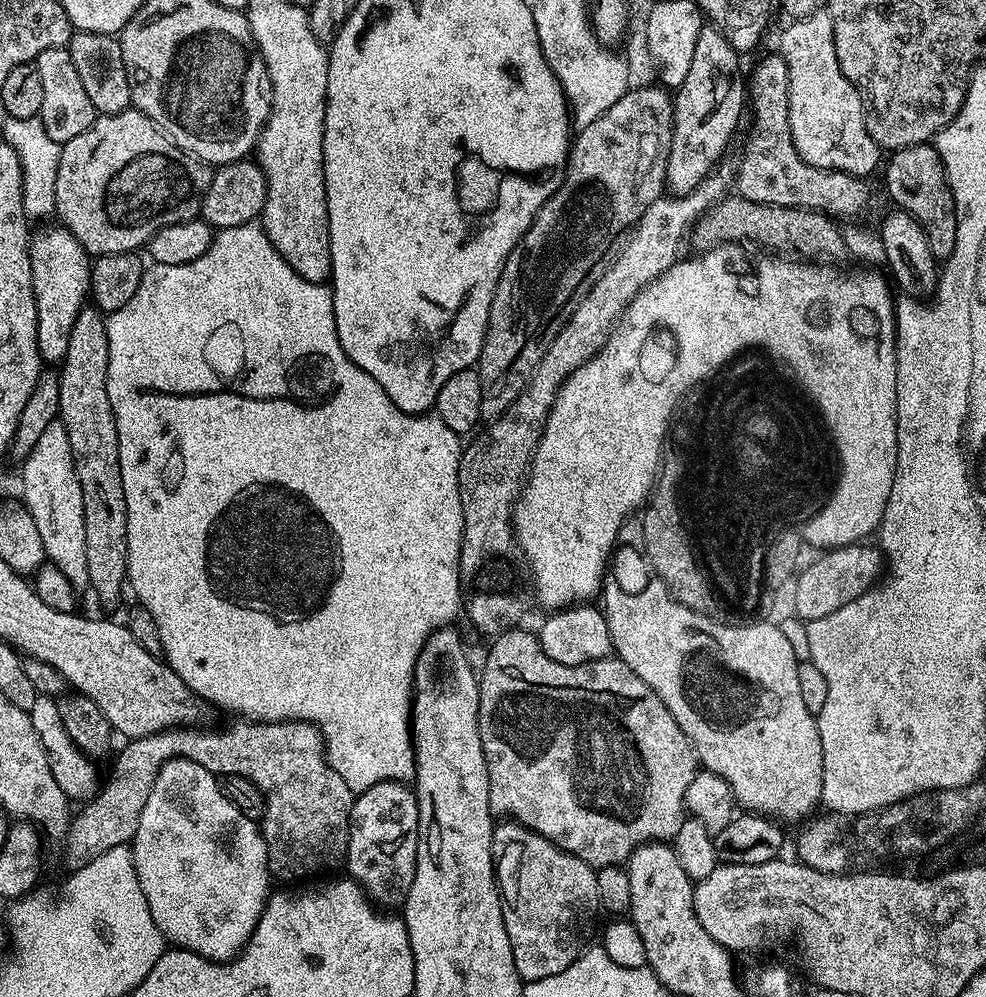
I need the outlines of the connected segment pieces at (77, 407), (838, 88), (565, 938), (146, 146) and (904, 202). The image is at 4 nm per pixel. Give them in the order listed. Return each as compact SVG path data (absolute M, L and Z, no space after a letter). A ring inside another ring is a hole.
M85 306L74 320L74 330L70 330L70 346L66 346L66 354L58 368L60 377L60 389L58 390L58 406L60 415L58 419L66 426L66 434L70 437L70 450L74 454L74 470L78 474L78 486L82 486L82 510L86 522L86 566L88 567L88 583L91 591L96 591L96 596L112 608L120 600L120 595L126 589L126 577L128 574L128 547L126 546L126 494L122 486L122 470L120 469L120 447L118 446L118 430L116 429L116 413L110 406L110 394L108 393L108 325L105 313L95 306Z
M821 10L801 20L793 20L787 26L789 28L780 36L778 54L786 62L788 71L788 117L793 146L801 158L815 168L871 177L871 172L881 167L882 152L868 133L864 121L866 109L858 90L842 74L842 66L838 66L838 54L834 50L834 22L830 14L827 10Z
M500 822L492 830L492 858L496 862L496 882L500 890L502 918L514 950L514 966L521 981L541 980L562 974L586 947L584 939L592 928L592 919L600 908L597 869L590 867L569 852L563 852L537 832L515 822Z
M129 110L113 116L97 115L90 130L82 130L78 138L63 141L58 162L55 215L60 216L59 223L78 238L89 257L111 252L136 252L167 224L194 220L201 215L200 207L212 181L212 173L211 167L194 162L193 157L165 136L146 114Z
M926 143L899 148L897 152L887 157L882 168L883 172L888 196L896 203L893 205L899 211L909 212L920 223L926 234L926 242L930 242L930 250L936 255L937 261L948 260L950 254L954 254L954 241L958 238L958 222L944 163L935 147L931 143Z

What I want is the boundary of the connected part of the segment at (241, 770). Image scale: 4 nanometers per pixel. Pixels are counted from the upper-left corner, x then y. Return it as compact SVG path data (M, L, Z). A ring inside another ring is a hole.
M243 718L235 721L229 728L220 728L217 732L211 732L208 728L200 728L201 726L181 726L171 729L167 732L156 732L154 734L156 740L168 740L168 744L172 744L172 753L176 758L185 760L196 760L203 768L210 770L212 775L217 778L225 776L241 776L250 782L254 782L258 786L258 790L264 796L266 811L262 817L262 831L264 833L264 841L268 843L268 871L273 877L276 876L280 880L288 880L284 882L304 882L309 878L316 878L319 872L328 872L331 868L336 868L345 863L348 854L348 819L352 813L352 801L354 794L350 790L350 786L346 786L346 782L342 782L342 774L338 774L338 770L334 770L328 765L326 749L324 747L324 736L316 729L315 724L305 724L303 720L281 720L279 722L249 722Z

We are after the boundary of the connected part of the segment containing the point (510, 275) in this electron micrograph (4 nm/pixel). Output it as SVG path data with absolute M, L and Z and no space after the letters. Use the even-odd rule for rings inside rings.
M663 86L655 87L629 87L628 93L622 98L618 98L618 102L614 102L614 106L610 106L610 110L606 110L601 116L594 118L594 122L590 122L590 126L581 128L575 133L574 139L570 144L568 165L564 167L564 174L559 186L554 190L552 197L537 210L534 222L528 227L526 234L518 242L518 246L514 246L514 250L506 258L506 266L502 270L502 274L498 278L498 286L494 290L494 298L490 306L490 318L486 326L486 334L484 335L478 361L478 371L480 381L482 382L481 421L491 422L498 419L519 398L524 387L530 382L530 378L534 374L538 362L542 362L542 354L546 354L546 350L552 345L554 338L562 330L564 323L572 317L574 310L578 310L582 298L586 298L586 294L590 294L590 290L598 282L598 278L602 278L602 274L607 270L610 263L608 247L616 239L619 241L625 233L635 228L636 224L642 218L642 214L646 214L646 206L650 206L650 202L659 200L665 191L666 166L670 158L670 142L672 141L672 127L674 126L674 106L672 105L674 96L669 89Z

